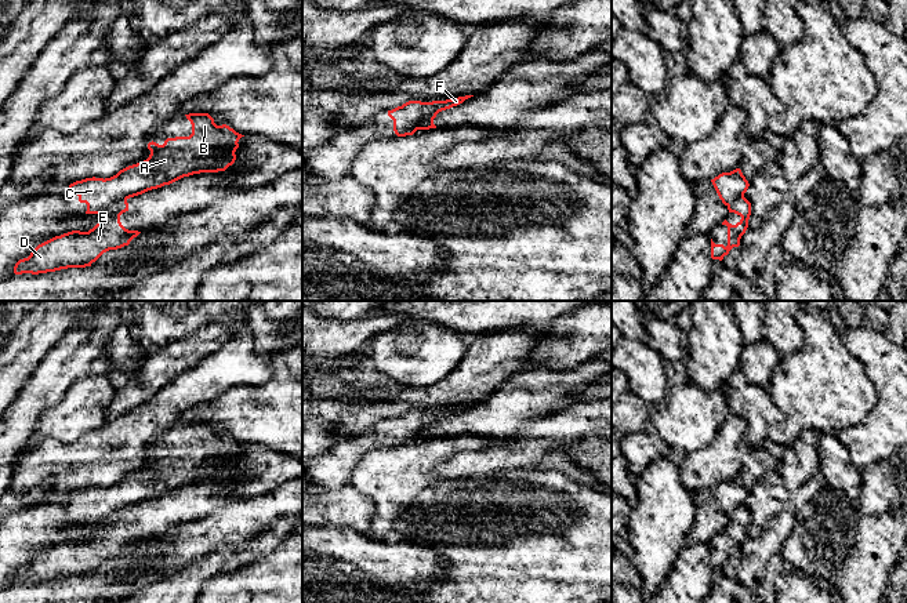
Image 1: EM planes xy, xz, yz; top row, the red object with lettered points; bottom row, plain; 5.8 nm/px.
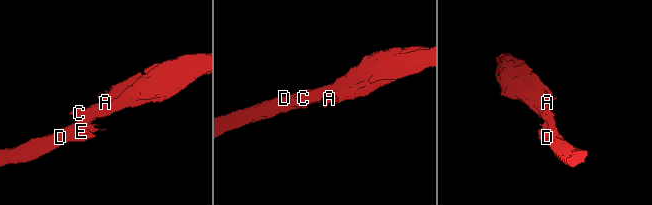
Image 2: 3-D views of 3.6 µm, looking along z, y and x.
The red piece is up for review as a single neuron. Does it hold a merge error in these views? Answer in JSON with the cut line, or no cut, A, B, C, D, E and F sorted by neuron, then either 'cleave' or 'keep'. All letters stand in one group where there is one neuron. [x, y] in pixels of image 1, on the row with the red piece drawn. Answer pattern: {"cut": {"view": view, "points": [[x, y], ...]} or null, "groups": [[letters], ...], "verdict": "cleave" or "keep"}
{"cut": {"view": "xy", "points": [[126, 198], [108, 204], [98, 214]]}, "groups": [["A", "B", "C", "F"], ["D", "E"]], "verdict": "cleave"}

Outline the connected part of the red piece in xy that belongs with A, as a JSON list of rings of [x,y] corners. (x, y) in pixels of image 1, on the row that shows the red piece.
[[[208,113],[185,115],[192,124],[189,137],[167,138],[163,145],[149,142],[150,155],[146,160],[120,170],[110,178],[86,178],[69,185],[69,193],[77,195],[80,203],[87,204],[86,214],[99,214],[108,206],[126,200],[148,190],[170,185],[184,177],[200,172],[225,171],[236,160],[239,139],[244,135],[226,124],[217,126]]]

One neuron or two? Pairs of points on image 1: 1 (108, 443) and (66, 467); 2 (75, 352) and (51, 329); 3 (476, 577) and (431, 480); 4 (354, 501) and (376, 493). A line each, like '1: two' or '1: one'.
1: one
2: two
3: two
4: two

